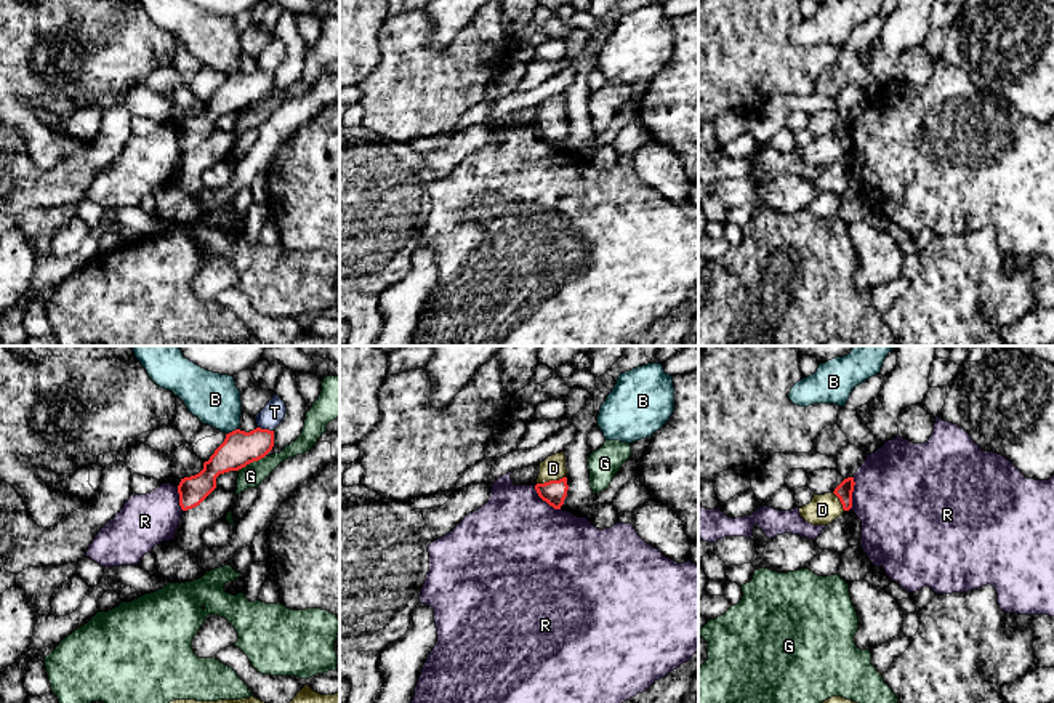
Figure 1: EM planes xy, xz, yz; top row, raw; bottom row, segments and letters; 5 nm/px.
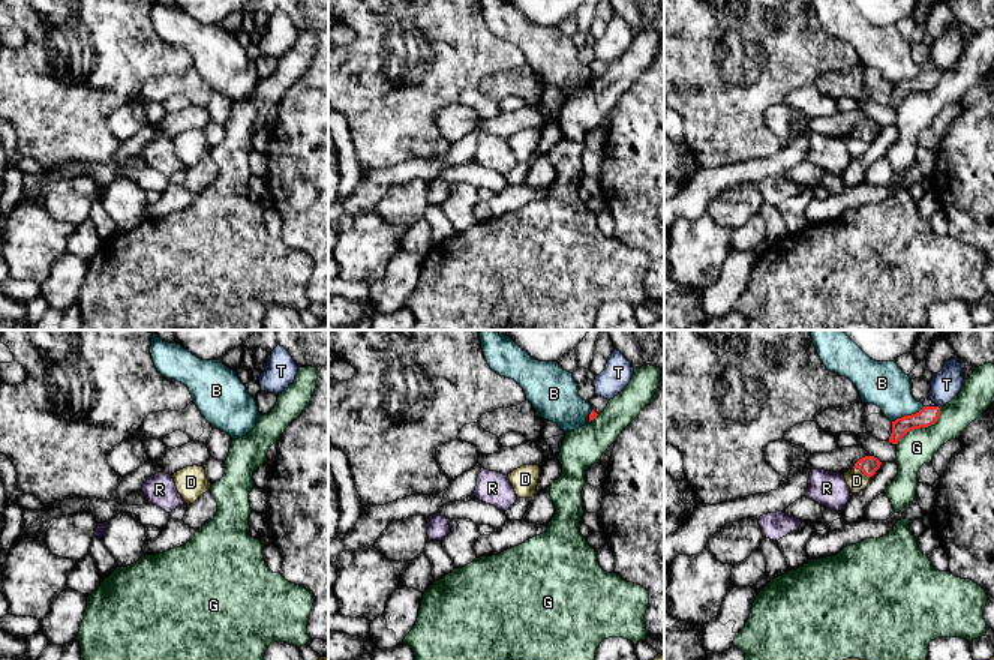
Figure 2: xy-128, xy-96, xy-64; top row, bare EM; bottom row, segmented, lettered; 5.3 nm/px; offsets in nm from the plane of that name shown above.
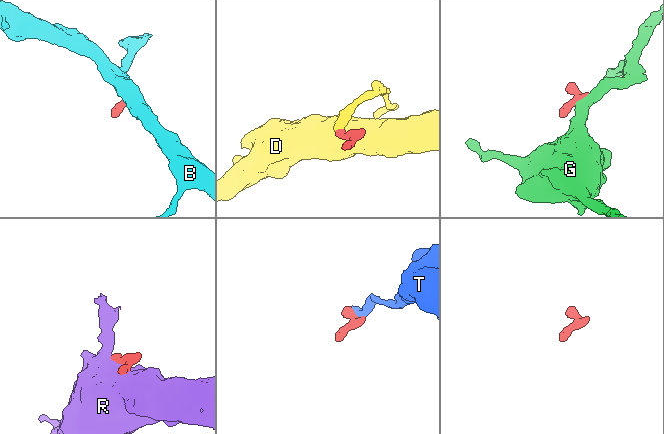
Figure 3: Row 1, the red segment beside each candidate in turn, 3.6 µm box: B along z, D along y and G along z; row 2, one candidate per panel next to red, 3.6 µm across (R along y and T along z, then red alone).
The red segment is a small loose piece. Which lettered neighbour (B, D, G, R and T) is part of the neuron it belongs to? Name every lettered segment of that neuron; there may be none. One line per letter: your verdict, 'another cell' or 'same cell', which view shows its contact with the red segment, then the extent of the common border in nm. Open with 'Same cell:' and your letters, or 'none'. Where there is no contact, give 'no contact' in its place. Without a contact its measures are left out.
Same cell: D
B: another cell; contact in xy; length 80 nm
D: same cell; contact in xz; length 150 nm
G: another cell; contact in xy; length 180 nm
R: another cell; contact in yz; length 170 nm
T: another cell; contact in xy; length 80 nm

